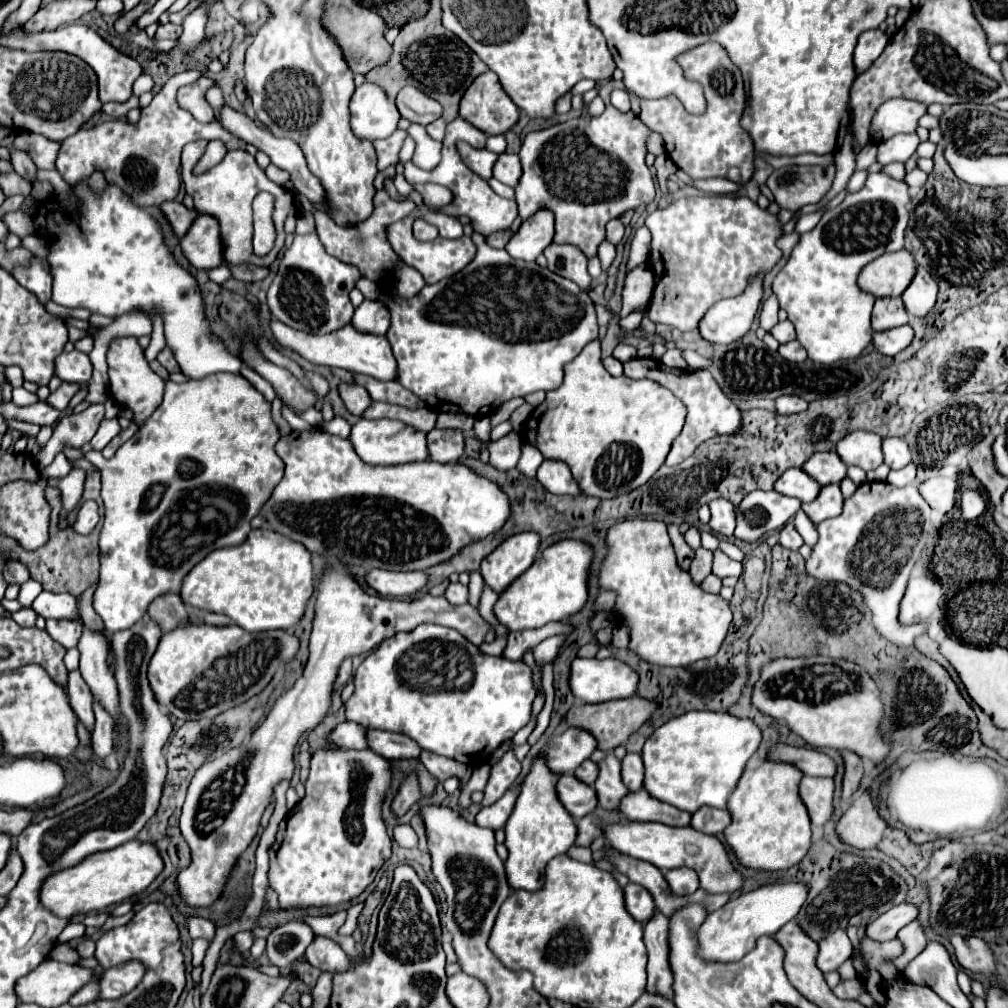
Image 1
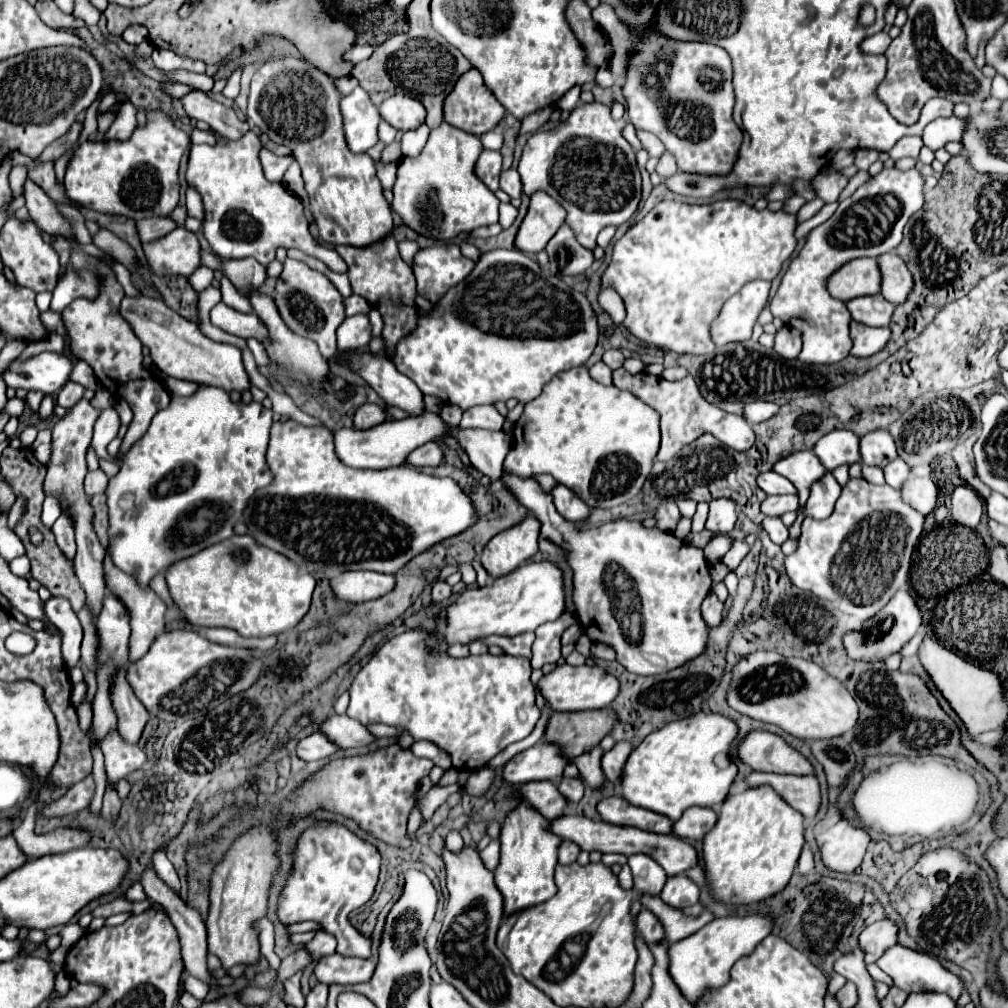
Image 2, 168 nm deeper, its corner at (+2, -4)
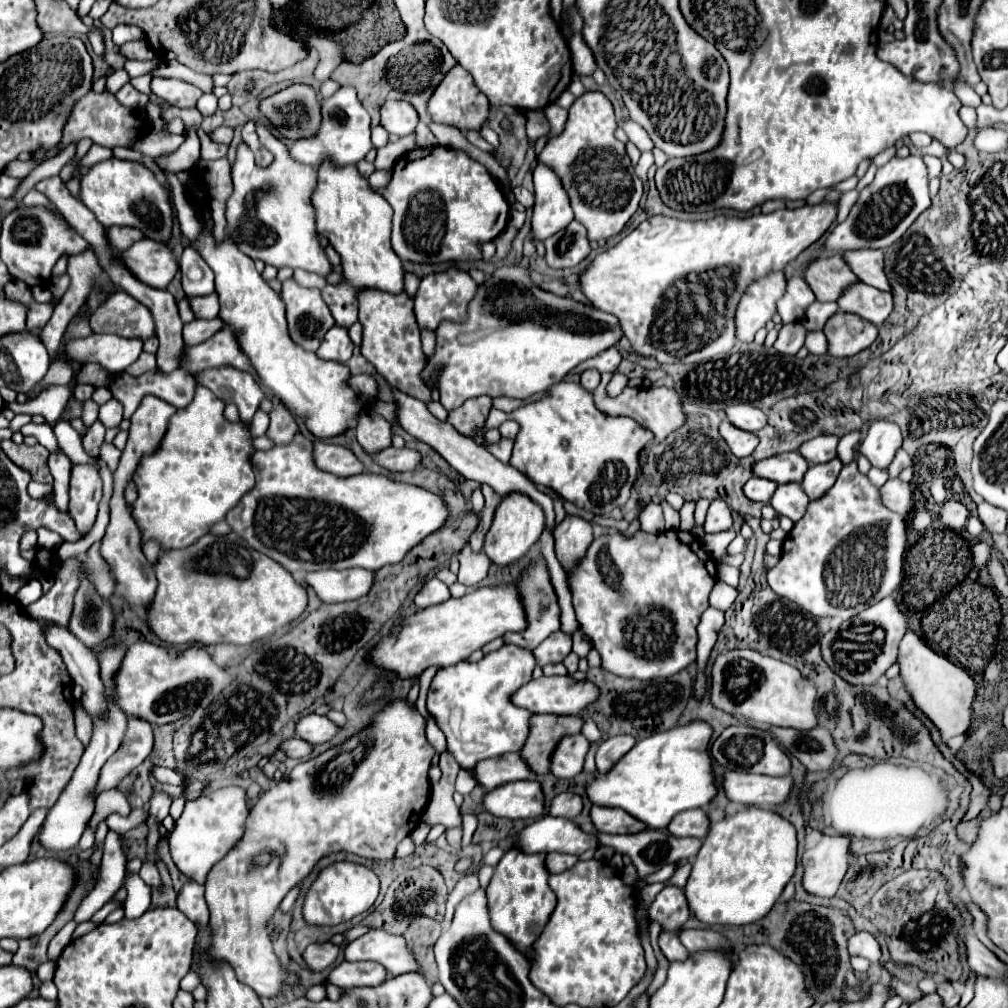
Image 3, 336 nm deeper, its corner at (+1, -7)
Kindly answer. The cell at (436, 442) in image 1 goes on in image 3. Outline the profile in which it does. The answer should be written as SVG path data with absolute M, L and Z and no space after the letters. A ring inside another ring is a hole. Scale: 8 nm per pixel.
M385 448L383 452L373 456L373 462L379 464L381 468L389 470L389 472L407 472L407 470L415 470L419 466L419 452L417 450L409 450L409 448Z

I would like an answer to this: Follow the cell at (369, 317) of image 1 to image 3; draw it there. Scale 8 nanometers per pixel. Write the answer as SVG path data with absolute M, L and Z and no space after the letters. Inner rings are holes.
M333 326L325 338L323 344L319 346L319 350L315 352L321 360L333 360L333 362L347 362L353 354L353 344L347 336L345 328Z

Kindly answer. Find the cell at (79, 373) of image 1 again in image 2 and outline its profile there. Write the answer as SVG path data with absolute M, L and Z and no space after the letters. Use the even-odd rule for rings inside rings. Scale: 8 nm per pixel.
M40 353L28 361L12 361L10 369L4 373L4 383L8 387L22 387L26 391L38 389L42 393L56 393L68 381L74 365L68 355Z

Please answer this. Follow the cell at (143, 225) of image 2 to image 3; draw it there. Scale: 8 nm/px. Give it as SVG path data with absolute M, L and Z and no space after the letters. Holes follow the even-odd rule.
M111 226L111 228L107 228L105 234L107 234L109 248L115 250L115 252L123 252L133 242L137 242L137 240L143 238L141 232L137 232L135 228L127 228L127 226Z

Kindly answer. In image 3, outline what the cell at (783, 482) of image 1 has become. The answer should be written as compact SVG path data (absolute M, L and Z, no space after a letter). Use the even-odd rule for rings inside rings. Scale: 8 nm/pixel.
M749 478L747 484L743 486L743 494L753 500L753 502L769 502L777 484L773 480L763 480L763 478Z

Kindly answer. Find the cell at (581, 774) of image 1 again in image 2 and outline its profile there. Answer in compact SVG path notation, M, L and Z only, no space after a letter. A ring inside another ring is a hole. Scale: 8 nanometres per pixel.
M562 777L558 789L560 793L564 793L564 797L568 797L570 803L578 803L584 795L584 783L578 777Z

